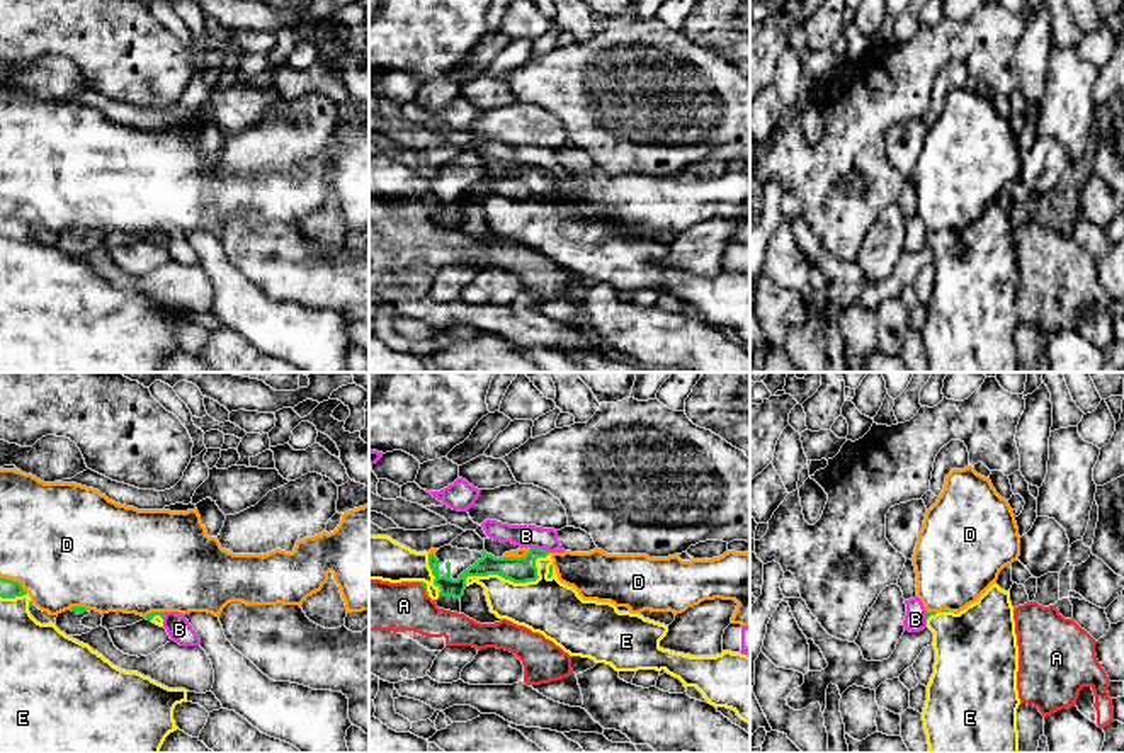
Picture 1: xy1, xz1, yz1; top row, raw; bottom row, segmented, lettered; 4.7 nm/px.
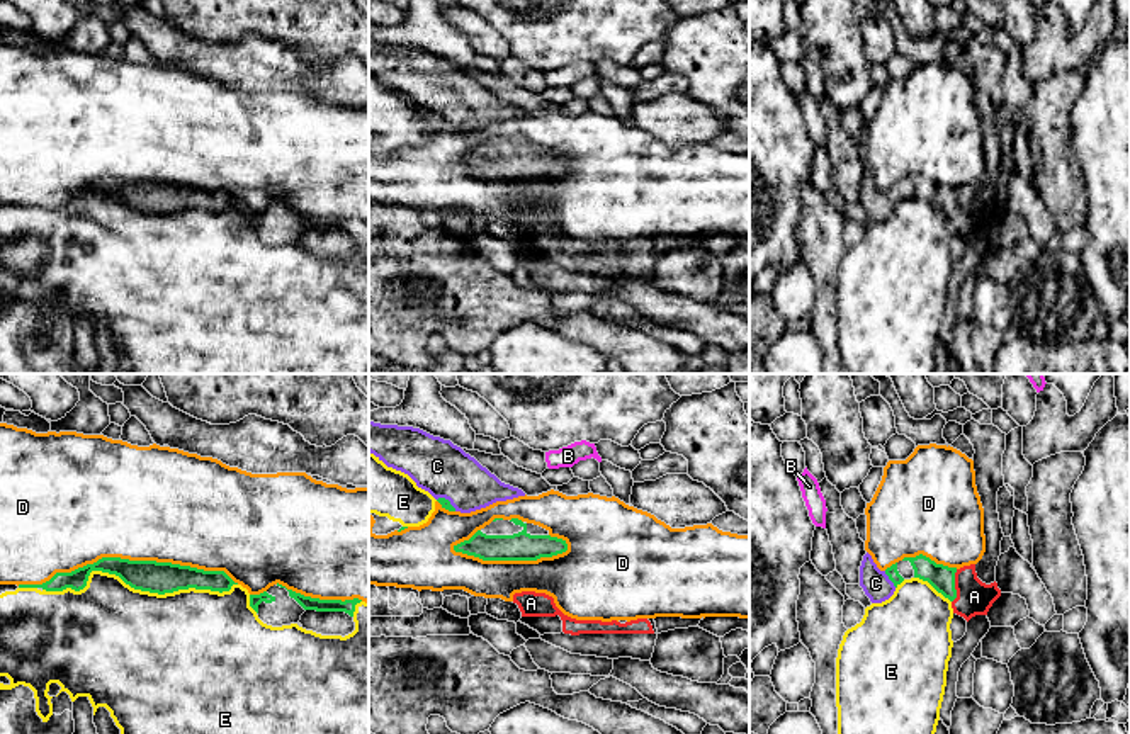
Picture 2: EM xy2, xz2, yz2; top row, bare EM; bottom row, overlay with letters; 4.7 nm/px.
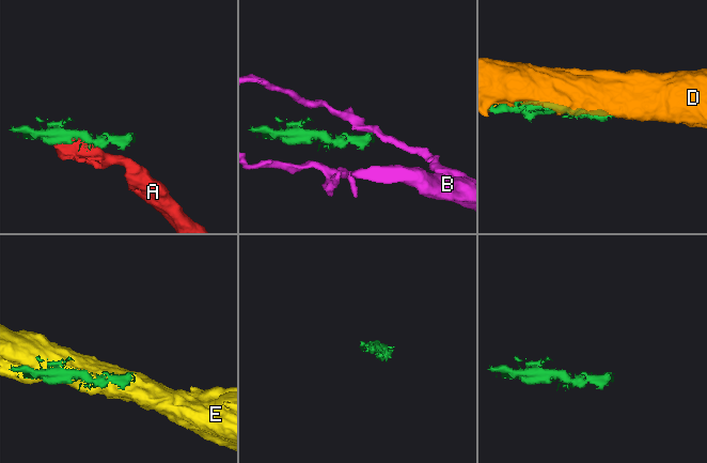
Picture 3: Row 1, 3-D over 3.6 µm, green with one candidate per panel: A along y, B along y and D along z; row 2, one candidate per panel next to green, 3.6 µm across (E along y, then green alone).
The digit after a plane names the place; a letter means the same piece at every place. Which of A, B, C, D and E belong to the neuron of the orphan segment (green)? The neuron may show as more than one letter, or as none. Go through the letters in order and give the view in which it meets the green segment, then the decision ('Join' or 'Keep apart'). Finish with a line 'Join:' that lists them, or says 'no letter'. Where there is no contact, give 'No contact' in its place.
A: Touches green in yz2. Join
B: Touches green in xz1. Keep apart
C: Touches green in yz2. Join
D: Touches green in xy2. Keep apart
E: Touches green in xy2. Keep apart
Join: A, C

